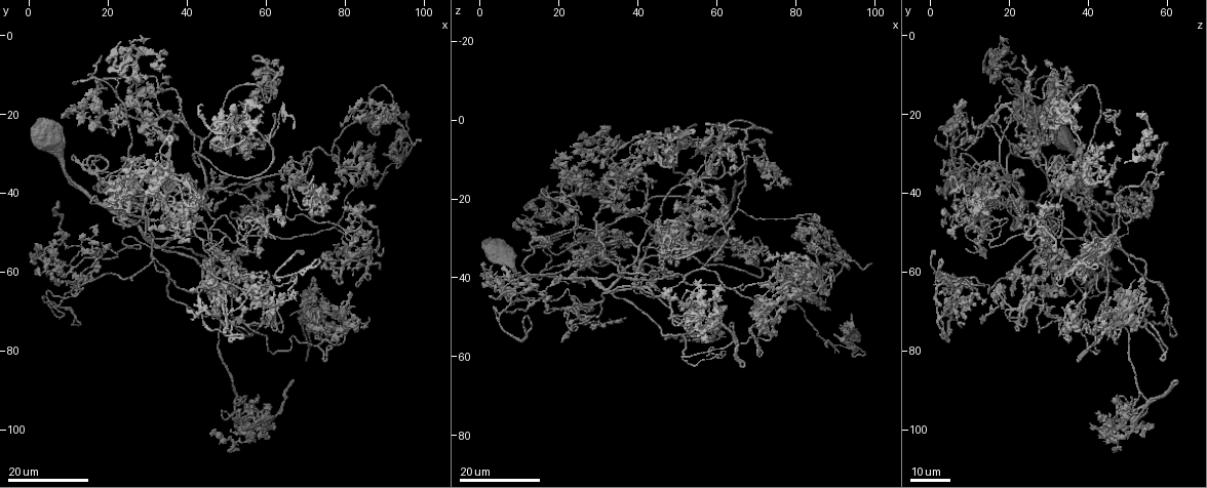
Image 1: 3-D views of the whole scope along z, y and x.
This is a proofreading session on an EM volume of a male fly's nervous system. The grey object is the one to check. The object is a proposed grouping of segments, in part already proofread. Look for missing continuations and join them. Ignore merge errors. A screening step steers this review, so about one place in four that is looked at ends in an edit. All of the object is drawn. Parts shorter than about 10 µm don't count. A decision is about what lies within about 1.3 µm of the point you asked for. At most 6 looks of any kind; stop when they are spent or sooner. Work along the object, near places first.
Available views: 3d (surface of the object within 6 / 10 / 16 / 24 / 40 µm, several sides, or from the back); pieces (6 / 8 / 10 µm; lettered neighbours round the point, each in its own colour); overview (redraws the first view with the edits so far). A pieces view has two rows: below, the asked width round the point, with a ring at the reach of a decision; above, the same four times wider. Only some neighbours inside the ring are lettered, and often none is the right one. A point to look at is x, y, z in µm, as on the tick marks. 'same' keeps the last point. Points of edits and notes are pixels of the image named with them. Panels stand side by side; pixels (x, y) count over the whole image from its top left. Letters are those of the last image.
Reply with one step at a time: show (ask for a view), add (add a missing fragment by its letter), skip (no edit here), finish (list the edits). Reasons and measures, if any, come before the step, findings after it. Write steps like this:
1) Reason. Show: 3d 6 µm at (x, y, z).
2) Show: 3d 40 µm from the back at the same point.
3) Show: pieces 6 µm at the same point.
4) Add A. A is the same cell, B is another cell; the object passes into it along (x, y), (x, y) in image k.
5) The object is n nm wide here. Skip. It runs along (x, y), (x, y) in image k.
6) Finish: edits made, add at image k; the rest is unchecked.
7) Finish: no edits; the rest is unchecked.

Free end. Show: 3d 24 µm at (90.0, 54.5, 41.0).

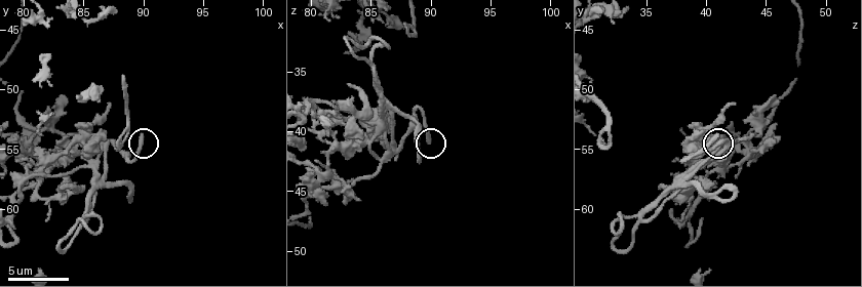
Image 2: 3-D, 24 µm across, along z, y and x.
Show: pieces 10 µm at (89.8, 53.8, 40.8).

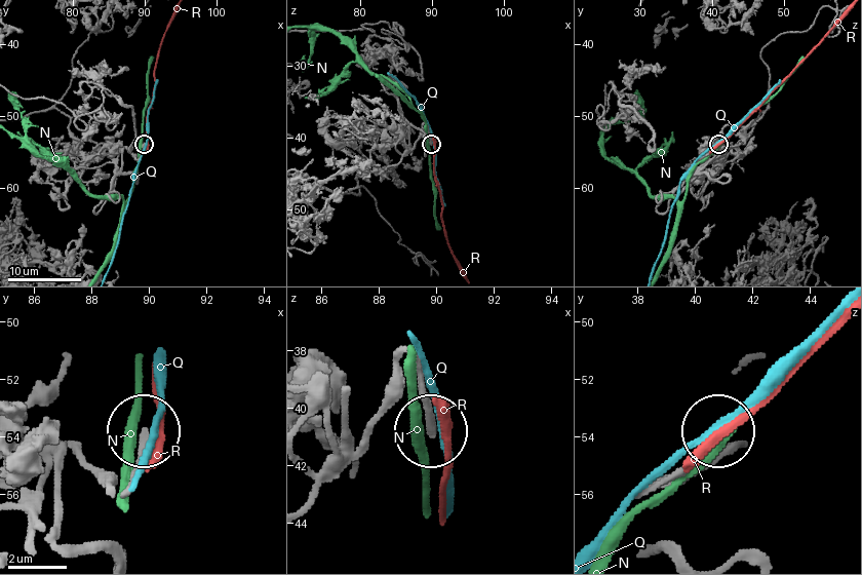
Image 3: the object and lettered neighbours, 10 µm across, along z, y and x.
Skip. N, Q and R are other cells; it runs along (67, 116), (79, 139), (139, 156), (144, 144) in image 3; none of them fits.

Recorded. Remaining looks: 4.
Thin end. Show: 3d 24 µm at (66.5, 70.5, 57.0).

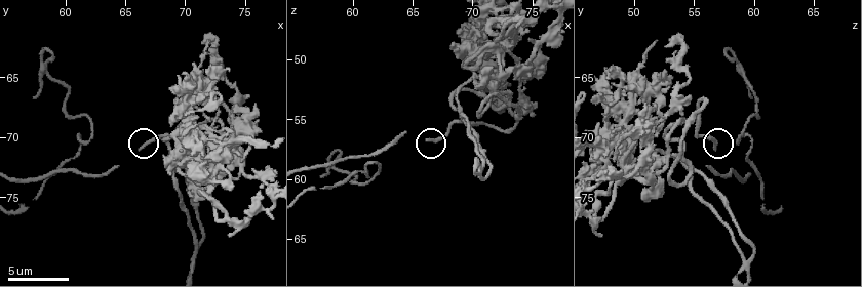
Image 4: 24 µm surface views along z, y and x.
Show: pieces 8 µm at (66.2, 71.0, 56.6).

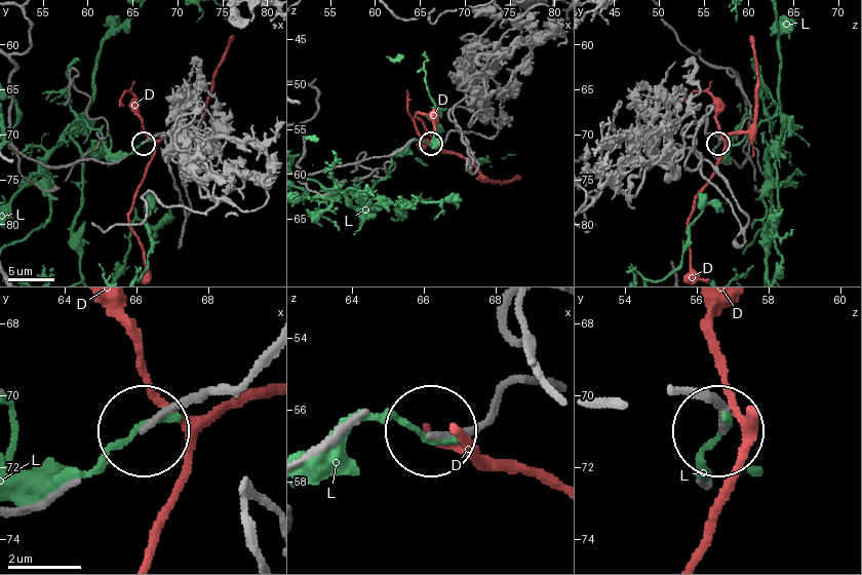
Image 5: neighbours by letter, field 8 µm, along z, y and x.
Skip. D and L are other cells; it runs along (267, 354), (230, 388), (150, 424) in image 5; no lettered fragment goes on from it.

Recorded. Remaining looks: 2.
End of a long branch. Show: pieces 8 µm at (58.6, 62.6, 57.6).

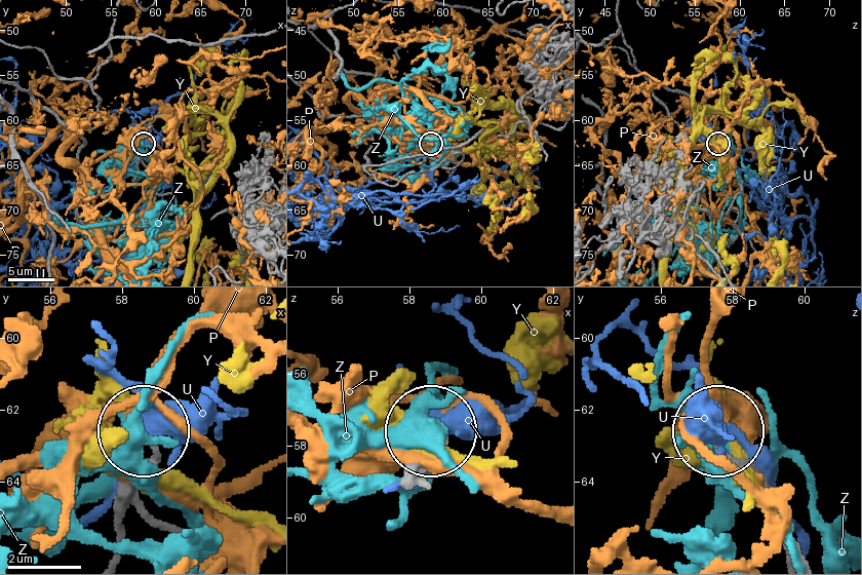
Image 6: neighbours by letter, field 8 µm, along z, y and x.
The object is 220 nm wide here. Skip. P, U, Y and Z are other cells; no lettered fragment goes on from it.

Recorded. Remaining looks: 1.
Finish: no edits; the rest is unchecked.

